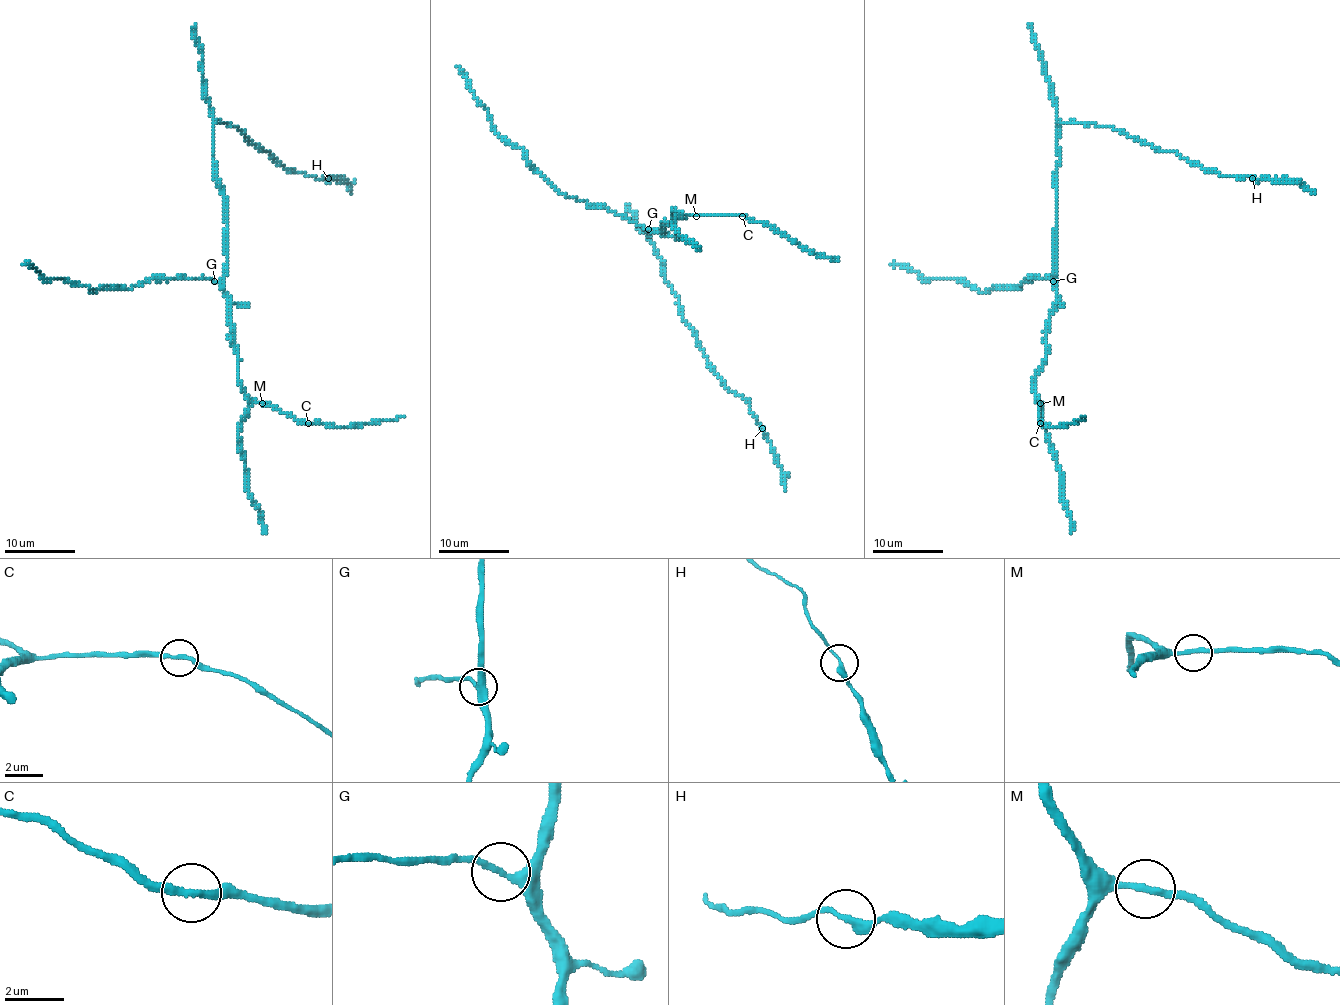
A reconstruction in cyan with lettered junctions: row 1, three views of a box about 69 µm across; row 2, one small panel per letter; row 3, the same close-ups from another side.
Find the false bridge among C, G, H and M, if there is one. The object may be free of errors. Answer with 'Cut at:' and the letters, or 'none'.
Cut at: none

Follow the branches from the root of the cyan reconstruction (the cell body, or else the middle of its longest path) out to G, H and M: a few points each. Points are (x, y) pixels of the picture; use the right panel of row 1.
G: (1056, 193), (1054, 281)
H: (1056, 193), (1057, 129), (1070, 122), (1119, 129), (1156, 150), (1172, 150), (1220, 175), (1252, 179)
M: (1056, 193), (1056, 309), (1049, 320), (1045, 363), (1034, 378), (1034, 393), (1040, 403)

